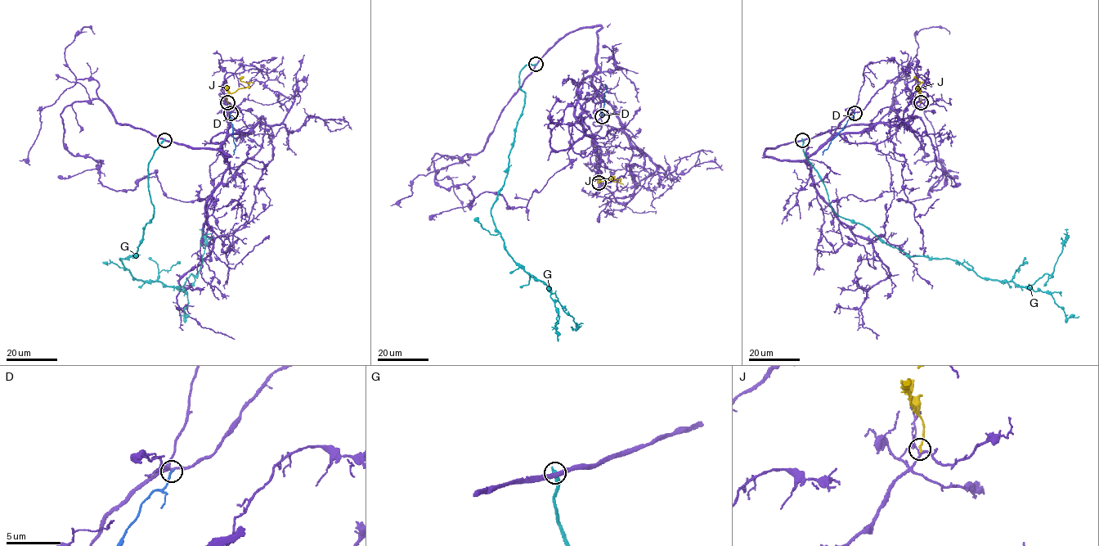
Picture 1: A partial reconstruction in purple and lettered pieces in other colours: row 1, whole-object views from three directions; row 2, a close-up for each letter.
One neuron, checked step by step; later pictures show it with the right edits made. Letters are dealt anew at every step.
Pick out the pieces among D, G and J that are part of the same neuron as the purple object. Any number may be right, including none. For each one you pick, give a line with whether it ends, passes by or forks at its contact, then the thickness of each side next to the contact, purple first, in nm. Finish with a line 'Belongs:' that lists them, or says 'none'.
Belongs: none

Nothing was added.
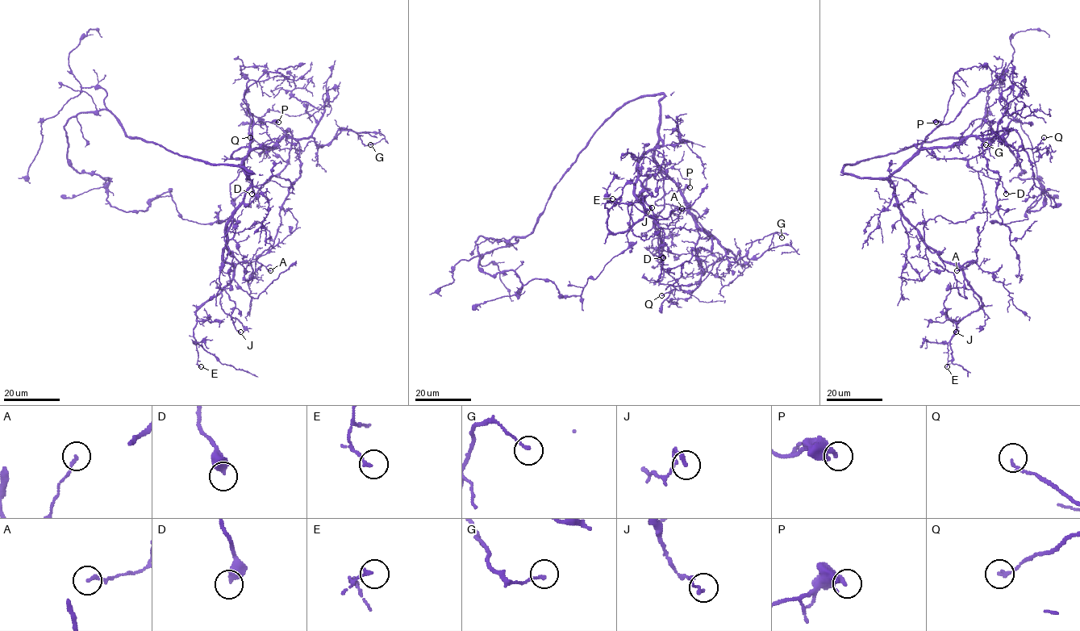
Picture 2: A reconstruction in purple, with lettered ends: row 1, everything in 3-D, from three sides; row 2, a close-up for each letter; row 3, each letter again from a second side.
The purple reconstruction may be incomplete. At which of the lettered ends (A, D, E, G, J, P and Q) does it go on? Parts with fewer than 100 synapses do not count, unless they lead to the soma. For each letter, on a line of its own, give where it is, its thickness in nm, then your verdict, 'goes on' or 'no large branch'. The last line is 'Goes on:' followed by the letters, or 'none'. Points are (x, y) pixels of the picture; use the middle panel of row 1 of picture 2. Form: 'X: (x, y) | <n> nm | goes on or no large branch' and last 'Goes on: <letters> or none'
A: (681, 208) | 140 nm | no large branch
D: (663, 257) | 460 nm | no large branch
E: (612, 198) | 150 nm | no large branch
G: (781, 237) | 150 nm | no large branch
J: (652, 207) | 190 nm | no large branch
P: (690, 187) | 240 nm | no large branch
Q: (661, 295) | 180 nm | no large branch
Goes on: none

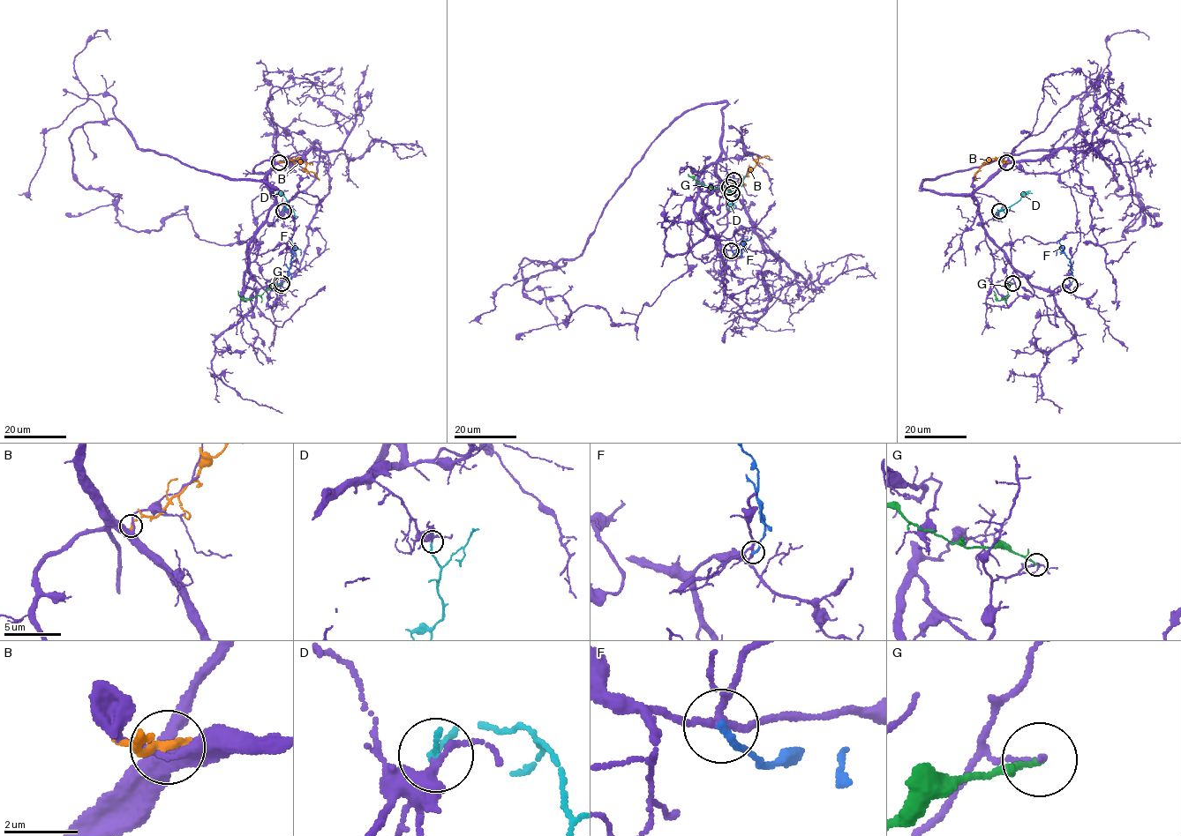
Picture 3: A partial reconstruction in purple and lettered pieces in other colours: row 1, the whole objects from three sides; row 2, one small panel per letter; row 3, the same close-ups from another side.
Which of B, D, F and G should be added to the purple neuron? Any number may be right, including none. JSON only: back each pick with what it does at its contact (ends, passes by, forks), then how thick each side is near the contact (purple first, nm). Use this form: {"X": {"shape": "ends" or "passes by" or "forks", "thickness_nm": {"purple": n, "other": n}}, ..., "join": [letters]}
{"D": {"shape": "ends", "thickness_nm": {"purple": 280, "other": 170}}, "join": ["D"]}

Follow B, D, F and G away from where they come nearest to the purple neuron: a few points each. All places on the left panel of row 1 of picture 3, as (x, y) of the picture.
B: (280, 161), (298, 159), (305, 162), (304, 169), (312, 172), (319, 180)
D: (283, 211), (286, 199), (279, 190)
F: (281, 285), (295, 247), (300, 250), (300, 255)
G: (282, 284), (272, 286), (249, 299), (244, 300), (237, 291)

